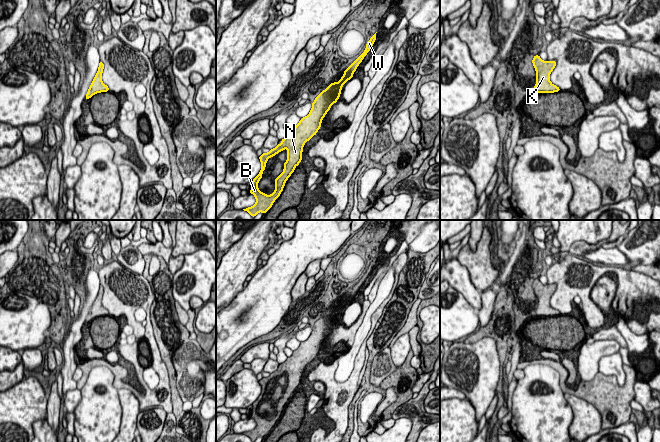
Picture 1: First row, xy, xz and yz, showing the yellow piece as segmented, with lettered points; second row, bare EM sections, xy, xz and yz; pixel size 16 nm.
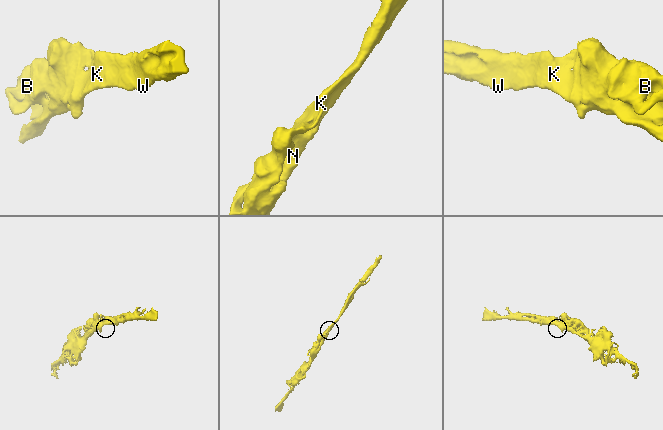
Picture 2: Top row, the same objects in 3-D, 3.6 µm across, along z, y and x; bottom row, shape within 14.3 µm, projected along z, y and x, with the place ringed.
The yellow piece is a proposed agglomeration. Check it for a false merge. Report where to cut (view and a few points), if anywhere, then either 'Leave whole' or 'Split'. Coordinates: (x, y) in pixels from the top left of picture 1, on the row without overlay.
No split. Leave whole

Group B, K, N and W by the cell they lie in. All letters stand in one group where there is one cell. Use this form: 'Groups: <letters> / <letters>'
Groups: B K N W

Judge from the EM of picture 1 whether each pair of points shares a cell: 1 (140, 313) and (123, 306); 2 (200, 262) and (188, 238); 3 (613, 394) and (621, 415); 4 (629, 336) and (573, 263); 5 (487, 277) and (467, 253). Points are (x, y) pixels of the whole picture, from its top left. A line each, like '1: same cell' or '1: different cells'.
1: different cells
2: different cells
3: same cell
4: different cells
5: same cell

